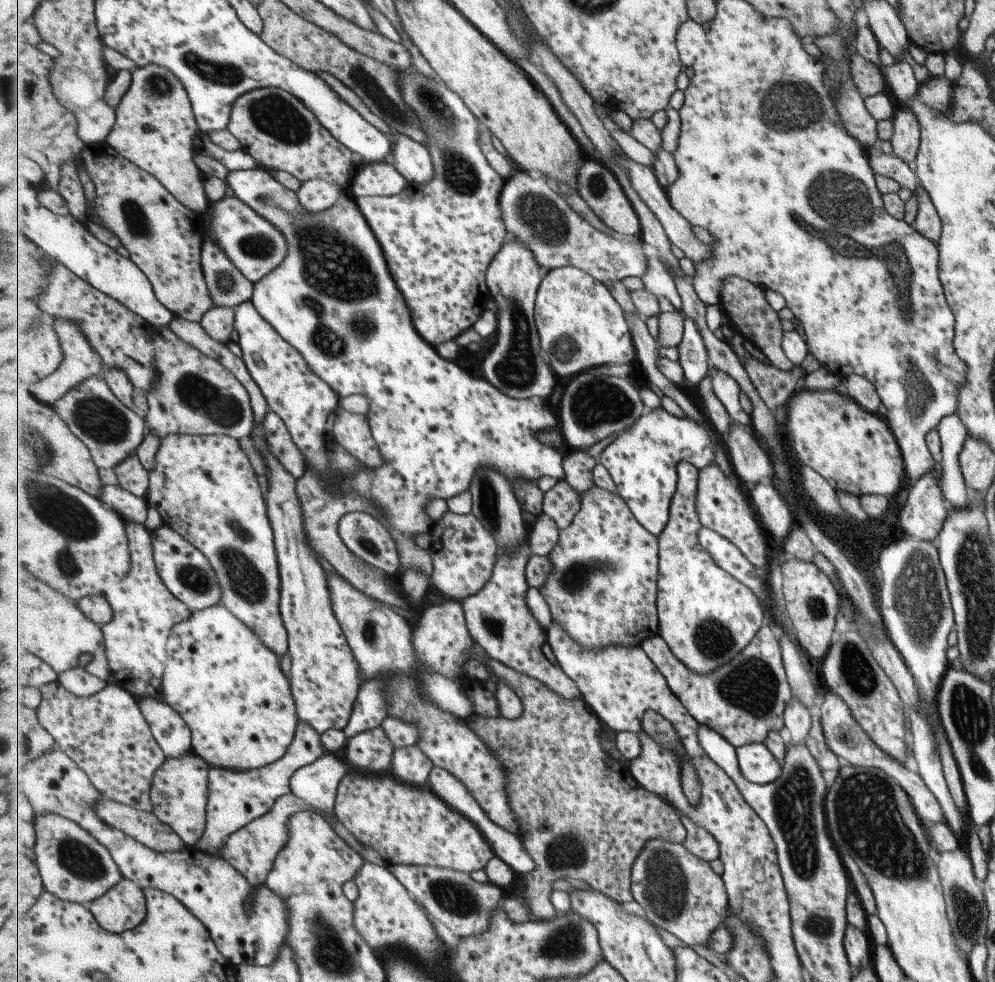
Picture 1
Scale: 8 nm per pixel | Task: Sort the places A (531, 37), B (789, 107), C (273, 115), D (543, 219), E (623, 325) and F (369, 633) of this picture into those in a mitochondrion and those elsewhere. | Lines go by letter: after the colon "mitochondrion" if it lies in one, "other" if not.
A: other
B: mitochondrion
C: mitochondrion
D: mitochondrion
E: other
F: mitochondrion

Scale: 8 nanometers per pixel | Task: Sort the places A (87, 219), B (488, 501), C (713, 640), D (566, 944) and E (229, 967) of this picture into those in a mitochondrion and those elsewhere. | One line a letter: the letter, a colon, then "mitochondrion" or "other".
A: other
B: mitochondrion
C: mitochondrion
D: mitochondrion
E: other

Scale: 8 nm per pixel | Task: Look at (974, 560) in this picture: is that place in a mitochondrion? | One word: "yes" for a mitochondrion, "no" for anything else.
yes

